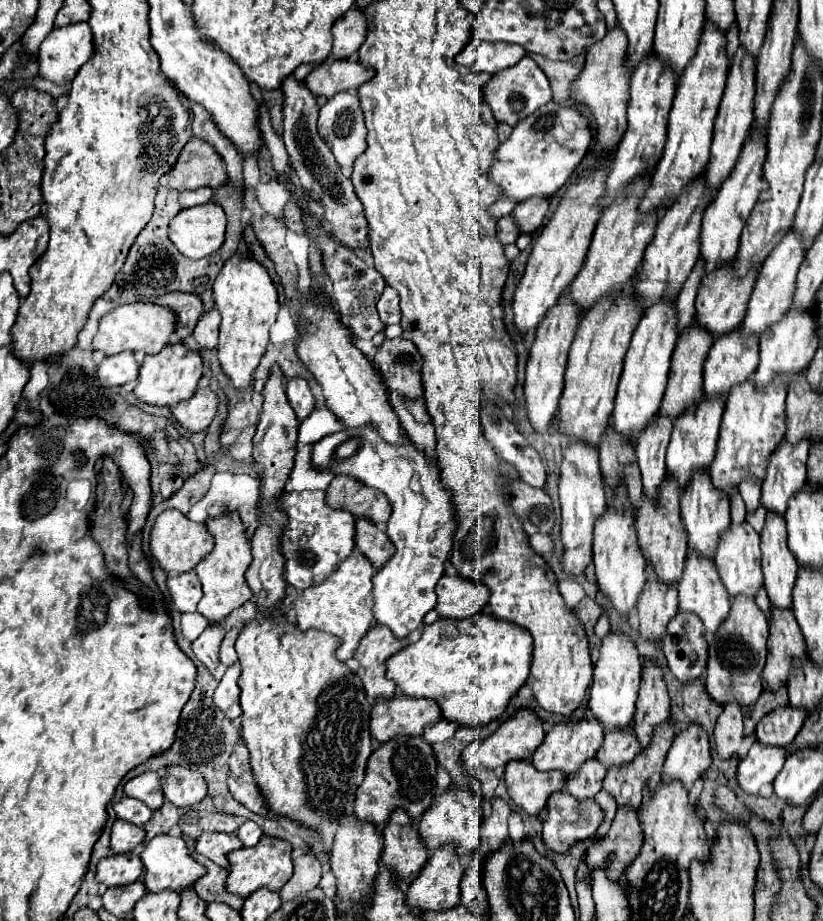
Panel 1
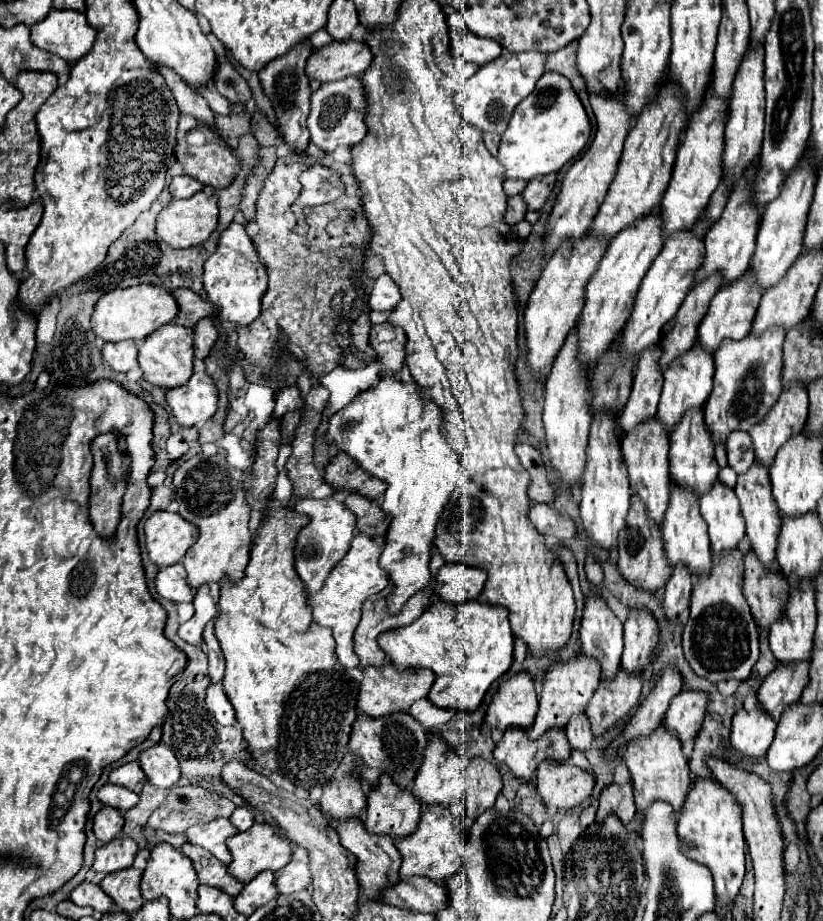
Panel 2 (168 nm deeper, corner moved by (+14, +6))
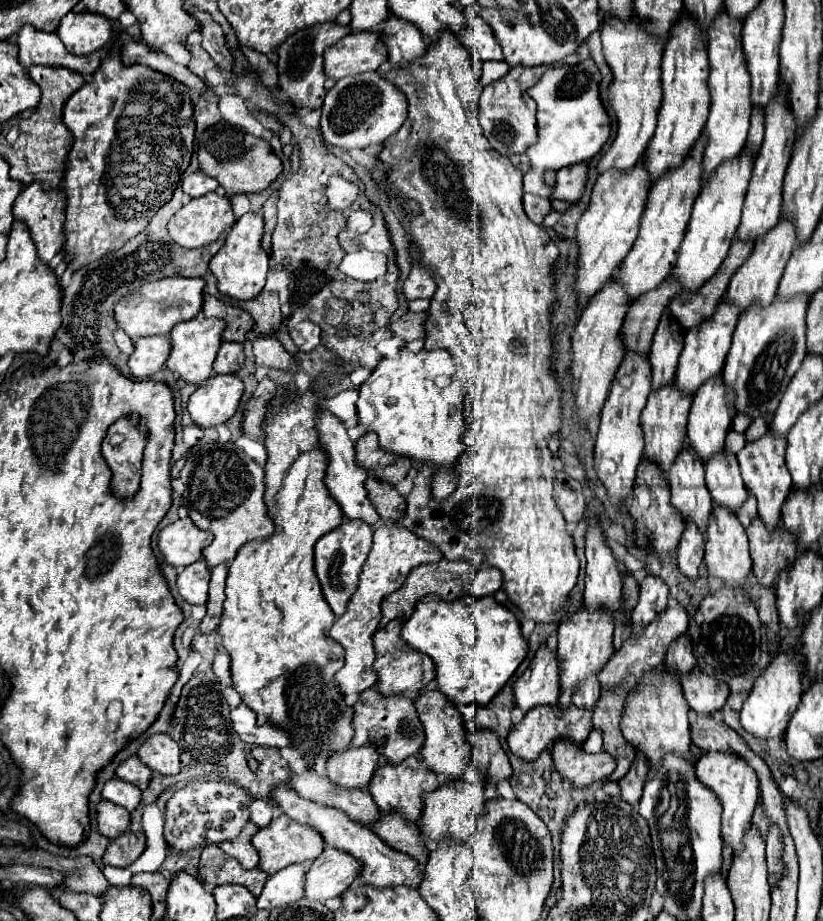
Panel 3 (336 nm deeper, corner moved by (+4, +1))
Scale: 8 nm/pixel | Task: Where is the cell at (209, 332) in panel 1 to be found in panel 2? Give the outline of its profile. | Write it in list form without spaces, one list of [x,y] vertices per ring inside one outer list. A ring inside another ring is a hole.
[[[206,317],[206,321],[198,321],[198,325],[194,327],[194,355],[198,359],[204,359],[214,347],[216,337],[218,337],[218,329],[212,319]]]

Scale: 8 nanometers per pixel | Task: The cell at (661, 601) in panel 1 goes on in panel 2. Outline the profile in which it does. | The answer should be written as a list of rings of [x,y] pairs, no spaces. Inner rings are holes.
[[[634,495],[630,499],[630,511],[626,515],[626,527],[620,531],[620,547],[618,547],[618,571],[622,573],[624,581],[630,585],[646,591],[646,593],[658,593],[664,589],[666,581],[670,579],[670,565],[664,557],[664,547],[662,547],[662,537],[658,527],[654,527],[654,521],[646,517],[642,501]]]

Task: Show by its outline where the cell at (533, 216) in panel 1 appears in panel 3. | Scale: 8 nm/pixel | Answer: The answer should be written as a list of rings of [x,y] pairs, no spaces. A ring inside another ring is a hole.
[[[578,162],[576,166],[568,166],[564,170],[558,170],[556,186],[554,186],[554,192],[550,198],[568,200],[568,202],[580,200],[584,188],[586,188],[588,170],[590,170],[588,162]]]

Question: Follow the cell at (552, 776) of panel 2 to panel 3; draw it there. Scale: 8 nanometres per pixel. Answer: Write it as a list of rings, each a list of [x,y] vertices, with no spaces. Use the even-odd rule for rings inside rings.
[[[556,742],[552,748],[552,758],[556,770],[574,786],[588,786],[594,780],[608,778],[616,768],[612,754],[604,750],[588,754],[584,748],[572,746],[572,742]]]

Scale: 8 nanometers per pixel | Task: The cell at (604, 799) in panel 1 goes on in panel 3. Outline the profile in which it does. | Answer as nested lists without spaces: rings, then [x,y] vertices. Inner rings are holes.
[[[592,728],[592,734],[590,734],[590,738],[584,740],[584,746],[582,748],[586,752],[600,752],[602,750],[602,730]]]

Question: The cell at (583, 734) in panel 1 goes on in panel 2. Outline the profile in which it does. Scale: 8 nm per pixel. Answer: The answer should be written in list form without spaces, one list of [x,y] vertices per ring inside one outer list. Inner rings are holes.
[[[578,655],[570,663],[556,663],[546,673],[546,681],[544,681],[542,697],[540,697],[540,709],[538,709],[534,725],[528,731],[528,737],[532,741],[536,741],[552,727],[566,729],[566,725],[570,723],[570,717],[578,715],[578,713],[582,713],[586,709],[586,705],[588,705],[590,697],[594,695],[594,691],[598,689],[598,685],[600,685],[600,671],[598,671],[596,661],[590,661],[584,655]]]

